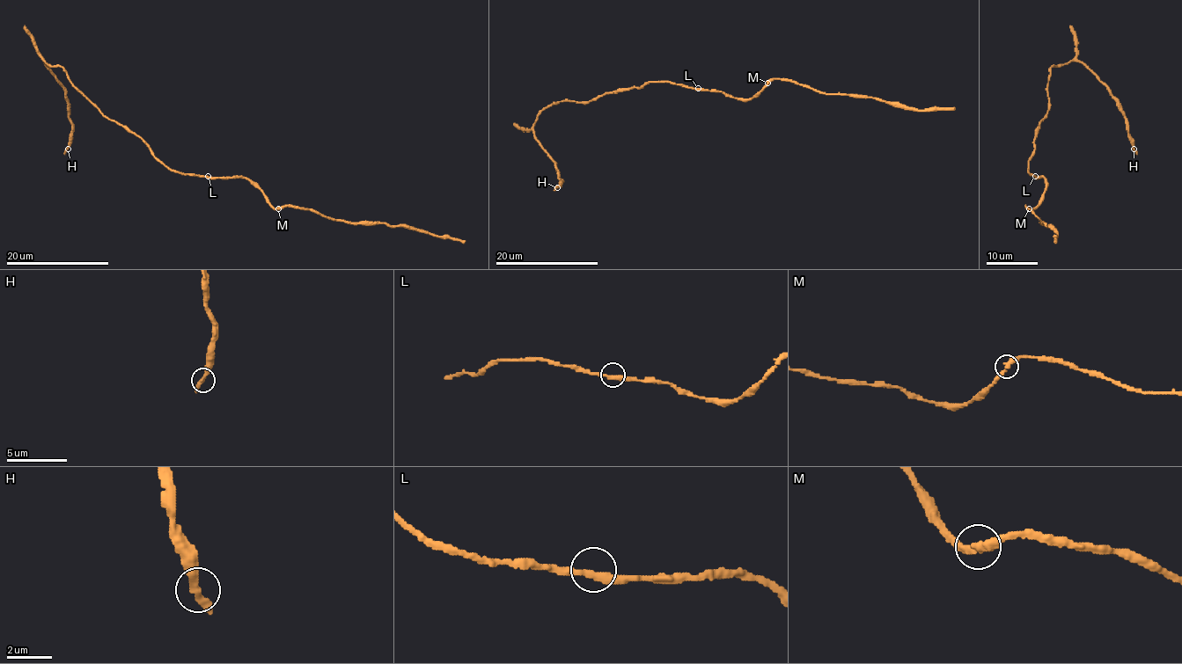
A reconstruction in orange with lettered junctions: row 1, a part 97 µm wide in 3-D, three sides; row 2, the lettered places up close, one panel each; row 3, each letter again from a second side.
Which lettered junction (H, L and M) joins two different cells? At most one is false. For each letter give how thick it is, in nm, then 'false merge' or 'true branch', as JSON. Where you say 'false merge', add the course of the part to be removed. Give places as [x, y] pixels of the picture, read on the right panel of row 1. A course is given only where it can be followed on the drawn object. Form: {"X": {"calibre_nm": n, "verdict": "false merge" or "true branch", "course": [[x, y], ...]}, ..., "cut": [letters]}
{"H": {"calibre_nm": 340, "verdict": "true branch"}, "L": {"calibre_nm": 360, "verdict": "true branch"}, "M": {"calibre_nm": 360, "verdict": "true branch"}, "cut": []}

